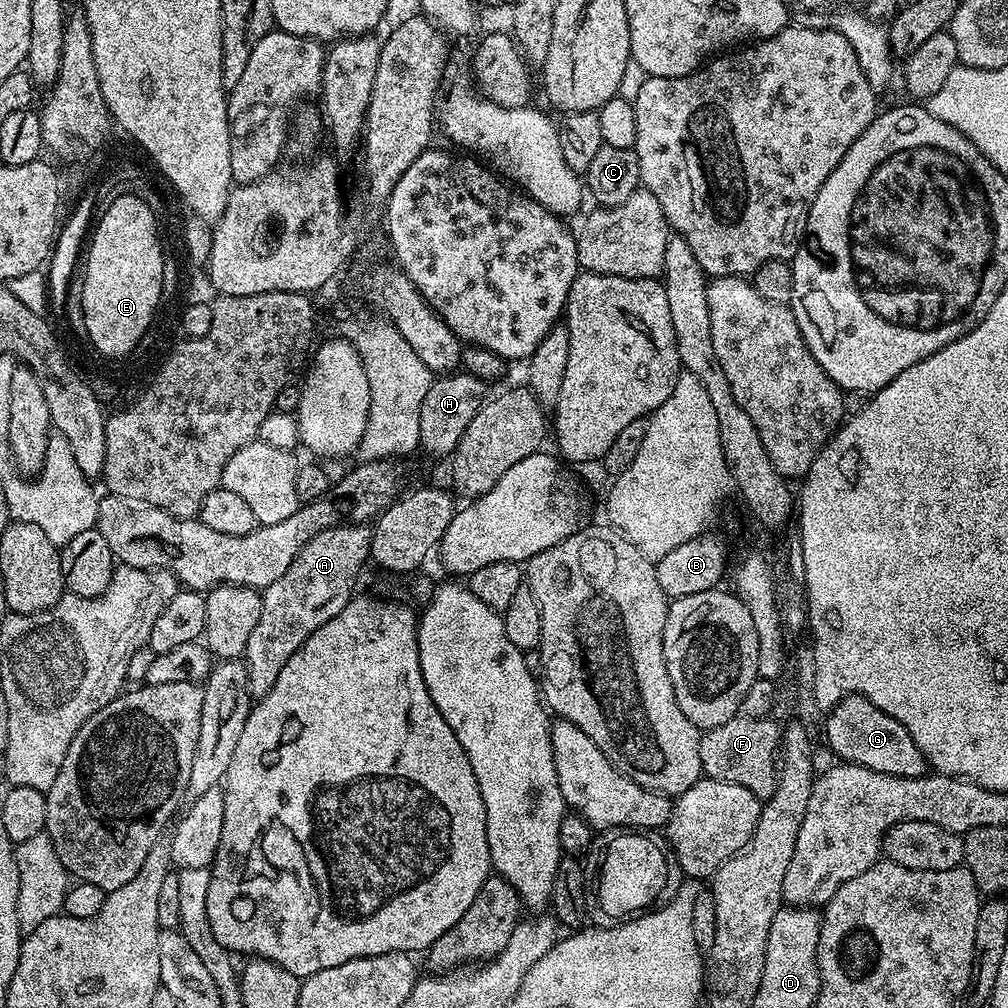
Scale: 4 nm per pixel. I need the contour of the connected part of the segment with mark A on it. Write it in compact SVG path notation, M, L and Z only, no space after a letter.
M351 522L338 524L310 538L310 542L302 546L298 558L290 562L290 570L286 570L286 574L282 574L278 582L270 582L270 586L263 589L262 618L258 618L258 626L254 626L250 634L250 642L246 642L246 650L242 657L248 666L248 690L253 697L259 698L266 695L274 686L278 674L282 674L282 666L290 662L290 658L300 649L302 642L306 642L306 638L310 638L310 634L314 634L318 626L330 622L330 618L337 616L353 600L352 587L355 586L356 579L359 578L360 571L364 568L364 563L366 565L369 563L371 554L371 527Z

